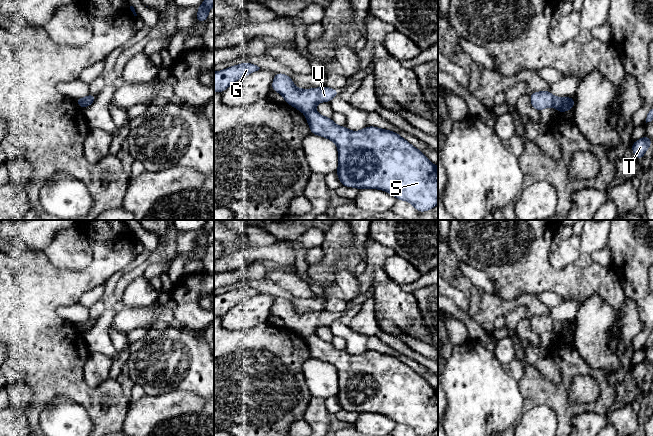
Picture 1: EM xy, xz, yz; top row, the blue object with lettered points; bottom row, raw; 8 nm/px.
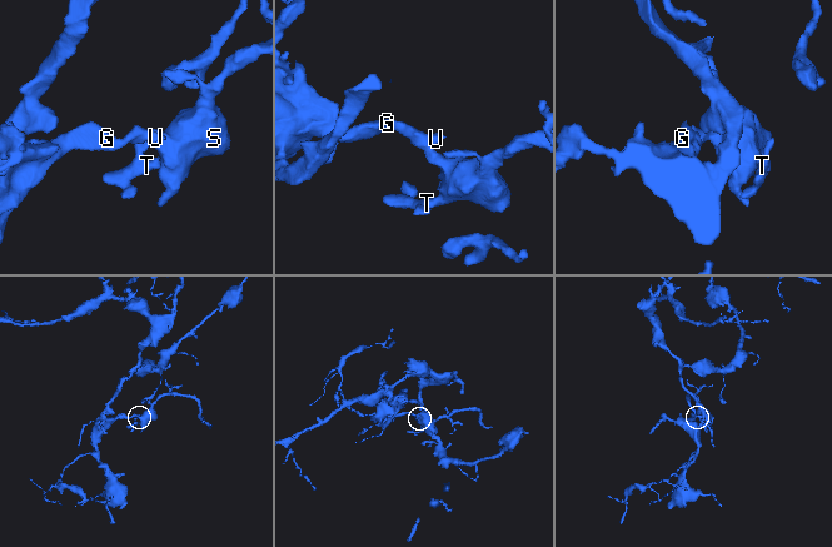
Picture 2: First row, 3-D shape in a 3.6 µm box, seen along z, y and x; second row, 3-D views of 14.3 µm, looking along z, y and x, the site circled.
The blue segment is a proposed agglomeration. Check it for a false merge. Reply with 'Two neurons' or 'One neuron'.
Two neurons

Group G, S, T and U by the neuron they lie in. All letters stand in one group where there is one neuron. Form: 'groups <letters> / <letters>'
groups G U / S T

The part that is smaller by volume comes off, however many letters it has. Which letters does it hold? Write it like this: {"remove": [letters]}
{"remove": ["S", "T"]}

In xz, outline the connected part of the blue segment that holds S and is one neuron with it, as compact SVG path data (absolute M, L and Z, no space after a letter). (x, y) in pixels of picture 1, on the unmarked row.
M314 334L305 340L310 357L328 362L337 369L336 396L343 410L355 411L358 414L384 414L397 424L410 426L418 436L431 434L438 428L438 391L396 356L373 350L356 356L350 355Z

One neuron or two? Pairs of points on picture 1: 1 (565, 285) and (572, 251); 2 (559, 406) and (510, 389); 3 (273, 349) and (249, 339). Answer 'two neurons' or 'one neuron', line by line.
1: two neurons
2: two neurons
3: one neuron

